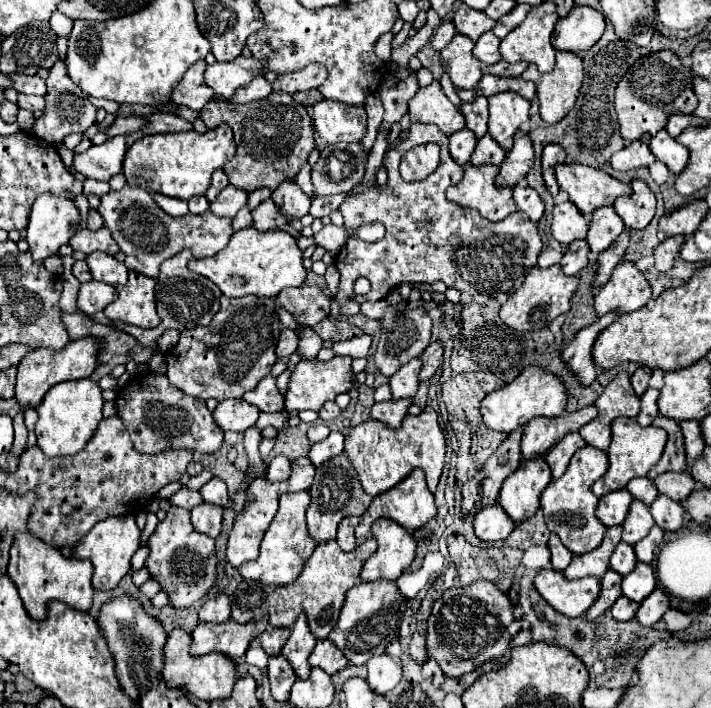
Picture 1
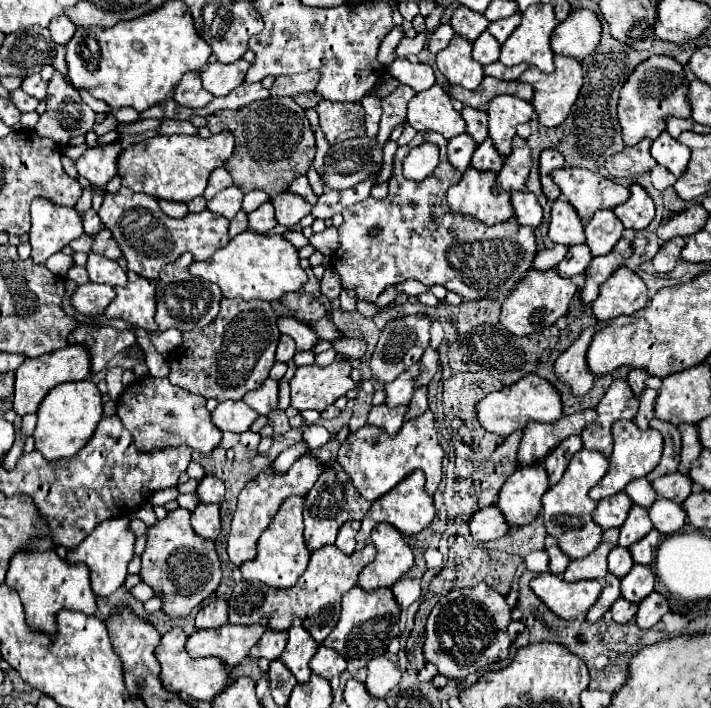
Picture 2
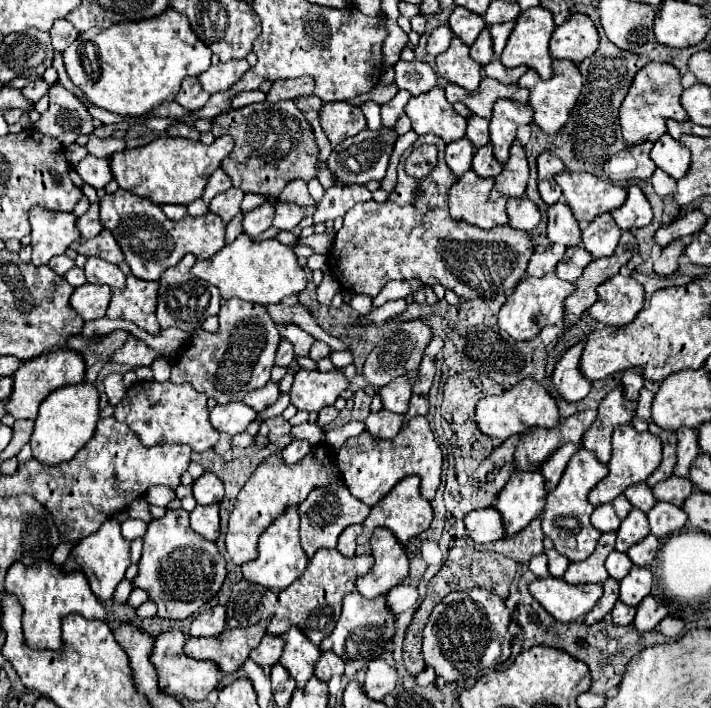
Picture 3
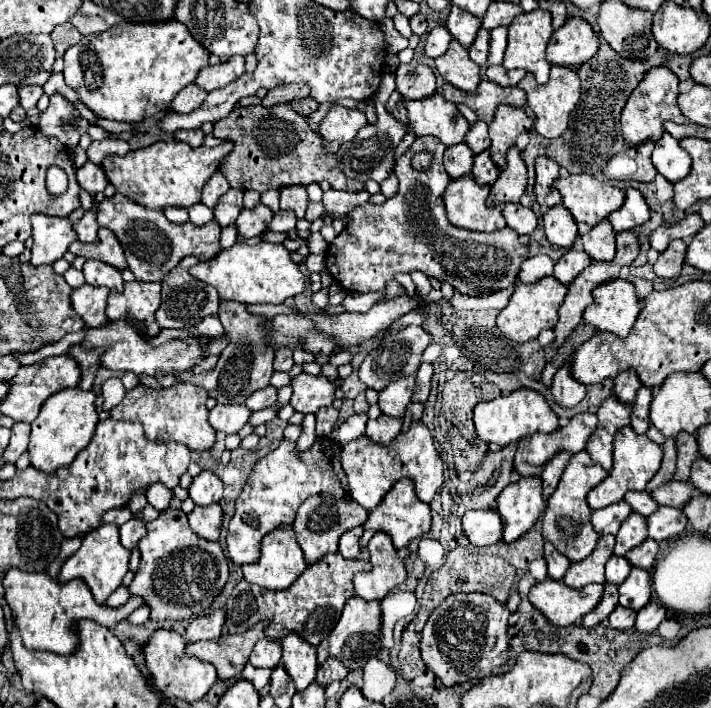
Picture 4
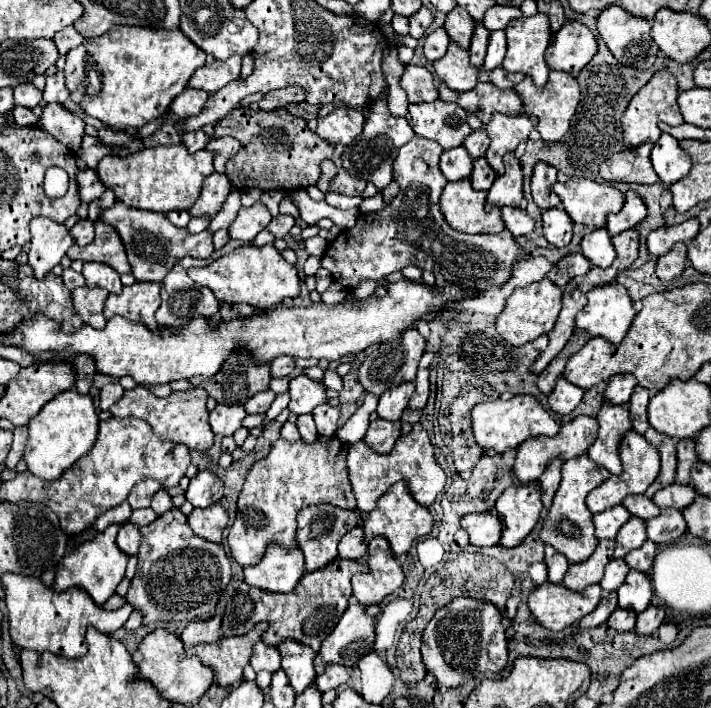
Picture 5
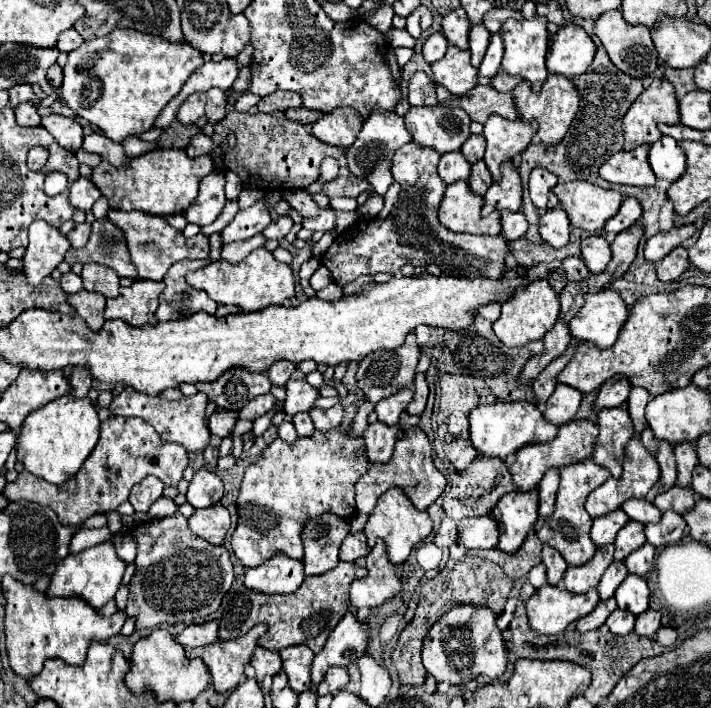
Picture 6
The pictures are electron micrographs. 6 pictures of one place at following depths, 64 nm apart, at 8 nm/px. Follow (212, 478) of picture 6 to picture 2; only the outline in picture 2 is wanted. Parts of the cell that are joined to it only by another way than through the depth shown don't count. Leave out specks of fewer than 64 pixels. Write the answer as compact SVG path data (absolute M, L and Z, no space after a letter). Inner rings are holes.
M204 476L196 494L200 502L204 504L222 504L224 502L224 482L216 476Z

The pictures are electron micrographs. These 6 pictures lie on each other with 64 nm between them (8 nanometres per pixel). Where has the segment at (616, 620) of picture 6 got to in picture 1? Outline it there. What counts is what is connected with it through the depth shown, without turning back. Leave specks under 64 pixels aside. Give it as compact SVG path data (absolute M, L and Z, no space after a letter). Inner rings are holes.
M620 596L616 600L616 604L612 606L612 616L616 620L630 620L630 618L634 618L636 610L638 610L638 602L632 602L626 596Z

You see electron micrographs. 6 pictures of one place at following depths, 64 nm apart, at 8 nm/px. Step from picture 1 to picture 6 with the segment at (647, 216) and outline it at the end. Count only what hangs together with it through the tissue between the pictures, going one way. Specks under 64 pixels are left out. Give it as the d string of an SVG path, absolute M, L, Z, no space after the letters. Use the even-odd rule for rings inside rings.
M626 196L624 202L622 202L622 206L620 206L620 210L618 210L618 214L614 214L612 218L608 218L604 230L606 230L608 236L610 234L618 234L618 232L630 228L640 216L642 216L640 202L634 196Z

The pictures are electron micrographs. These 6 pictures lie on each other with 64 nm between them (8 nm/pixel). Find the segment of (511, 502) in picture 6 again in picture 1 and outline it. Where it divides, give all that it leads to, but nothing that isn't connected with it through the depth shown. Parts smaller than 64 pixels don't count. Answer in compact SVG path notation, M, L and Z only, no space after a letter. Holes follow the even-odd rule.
M544 456L522 460L518 470L504 480L498 504L518 524L534 516L540 506L540 494L550 480L552 472Z

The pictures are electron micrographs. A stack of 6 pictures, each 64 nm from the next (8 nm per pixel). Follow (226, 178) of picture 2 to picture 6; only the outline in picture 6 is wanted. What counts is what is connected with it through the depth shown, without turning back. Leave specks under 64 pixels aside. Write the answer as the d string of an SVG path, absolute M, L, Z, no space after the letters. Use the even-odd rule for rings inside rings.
M212 172L200 182L200 194L186 212L188 222L206 226L216 220L216 216L222 212L226 202L224 184L226 184L226 178L220 172Z

